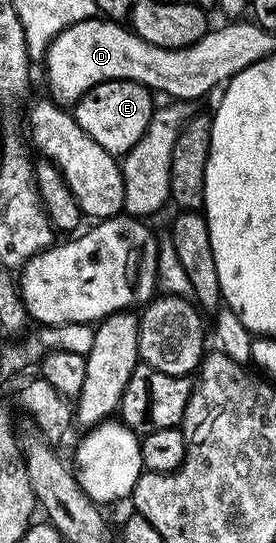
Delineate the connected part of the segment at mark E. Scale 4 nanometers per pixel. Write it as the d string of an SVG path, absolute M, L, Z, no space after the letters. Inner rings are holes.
M99 82L75 103L74 117L85 132L106 148L106 152L123 156L138 144L147 130L154 111L152 98L153 91L137 82Z

